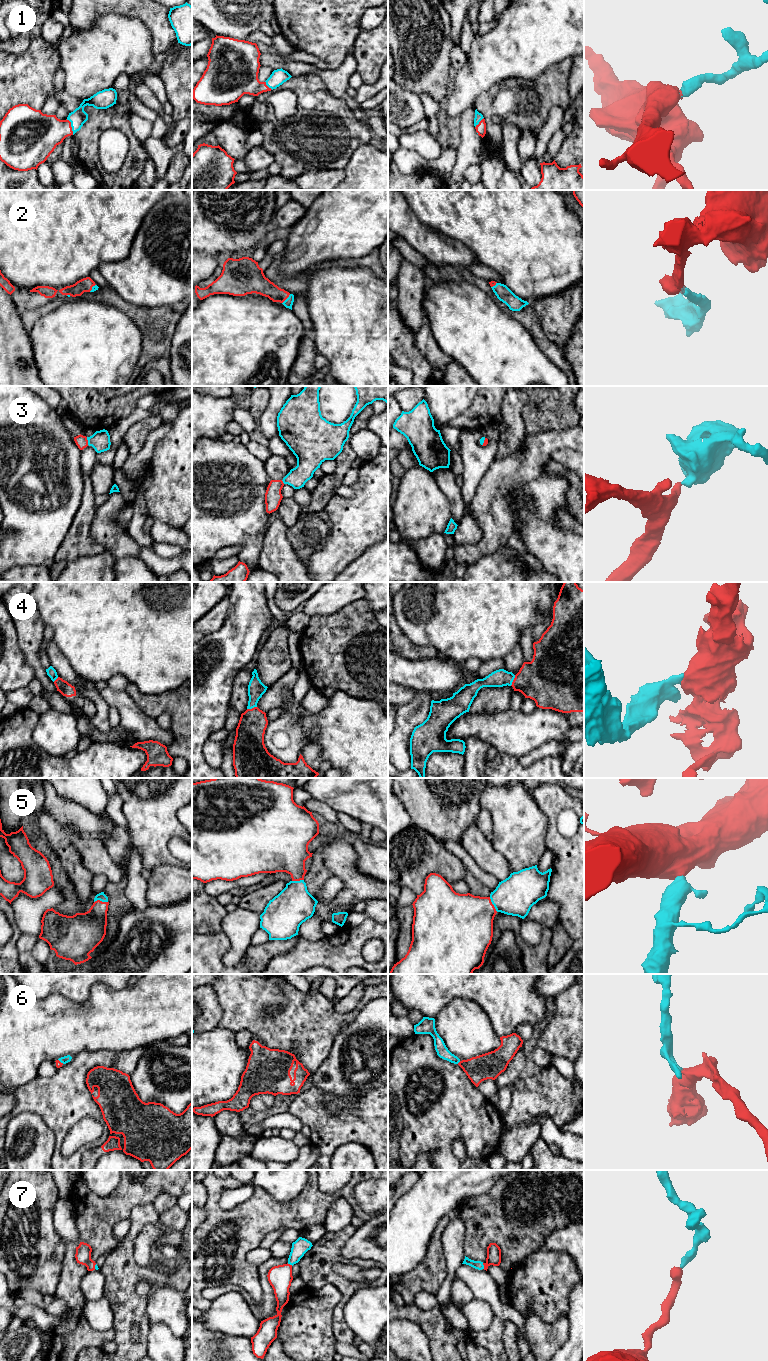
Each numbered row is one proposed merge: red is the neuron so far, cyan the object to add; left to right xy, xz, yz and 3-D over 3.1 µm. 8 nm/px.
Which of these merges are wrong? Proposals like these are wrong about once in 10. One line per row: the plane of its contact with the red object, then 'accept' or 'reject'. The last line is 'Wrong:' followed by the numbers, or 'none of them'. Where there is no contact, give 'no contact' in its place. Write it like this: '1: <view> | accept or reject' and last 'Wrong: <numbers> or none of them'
1: xy | accept
2: xz | accept
3: xy | accept
4: yz | accept
5: yz | accept
6: yz | accept
7: yz | accept
Wrong: none of them

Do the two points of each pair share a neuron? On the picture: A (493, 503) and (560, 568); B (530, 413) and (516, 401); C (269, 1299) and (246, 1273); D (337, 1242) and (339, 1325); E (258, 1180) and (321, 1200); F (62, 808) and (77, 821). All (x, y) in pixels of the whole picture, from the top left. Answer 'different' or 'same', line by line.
A: different
B: different
C: different
D: same
E: different
F: same

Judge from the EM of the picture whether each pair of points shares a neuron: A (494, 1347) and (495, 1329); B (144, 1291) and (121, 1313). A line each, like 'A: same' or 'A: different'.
A: same
B: different

